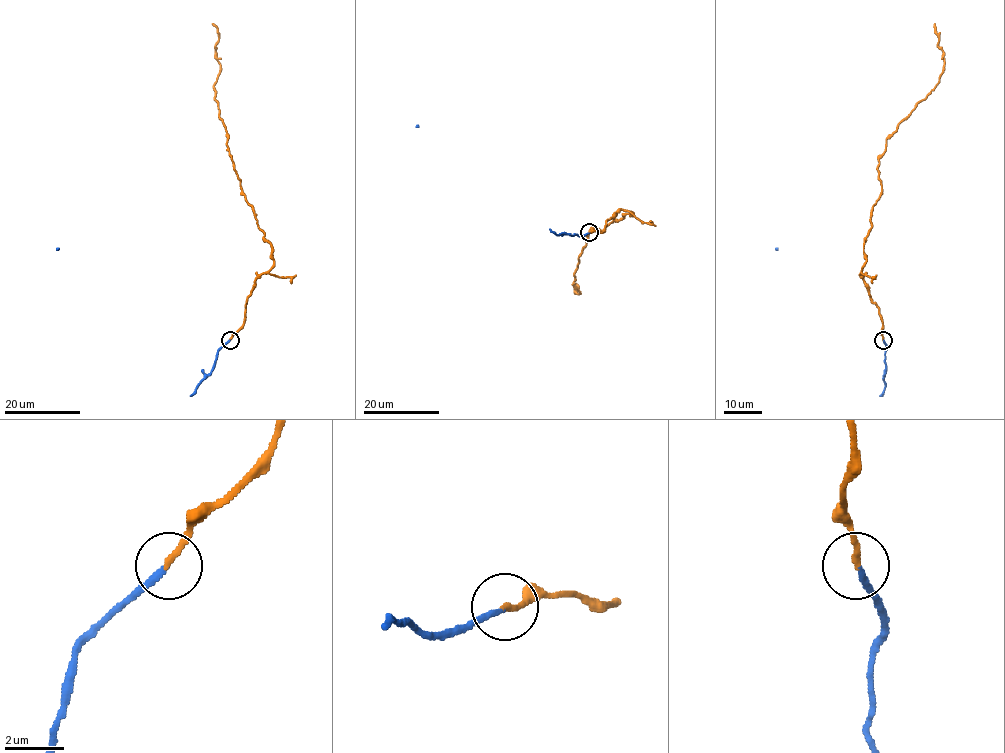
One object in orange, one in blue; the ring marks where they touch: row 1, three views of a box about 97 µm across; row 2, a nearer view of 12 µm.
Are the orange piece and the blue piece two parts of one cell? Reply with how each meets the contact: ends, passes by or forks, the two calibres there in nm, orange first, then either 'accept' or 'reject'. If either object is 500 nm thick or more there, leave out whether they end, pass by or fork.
orange ends; blue ends; calibres 200 and 200 nm; accept

